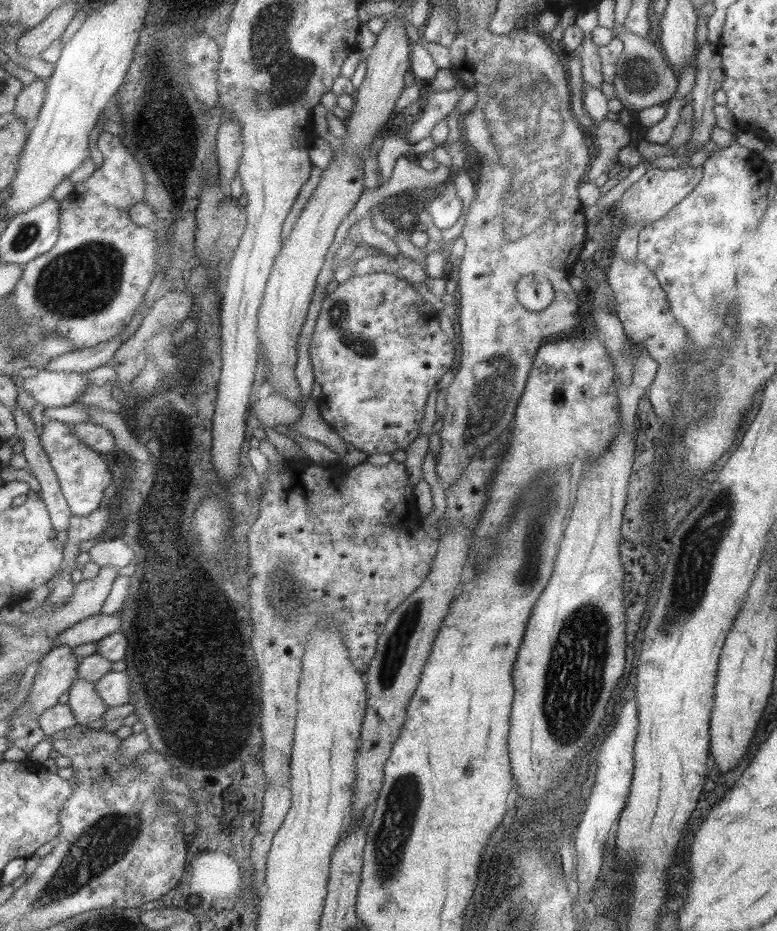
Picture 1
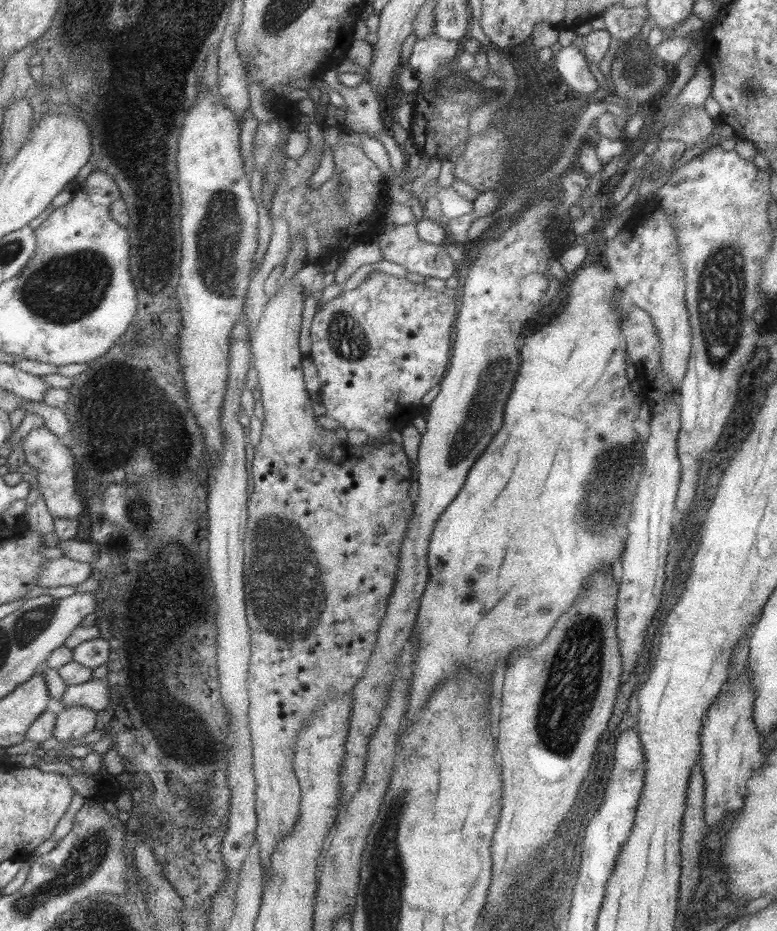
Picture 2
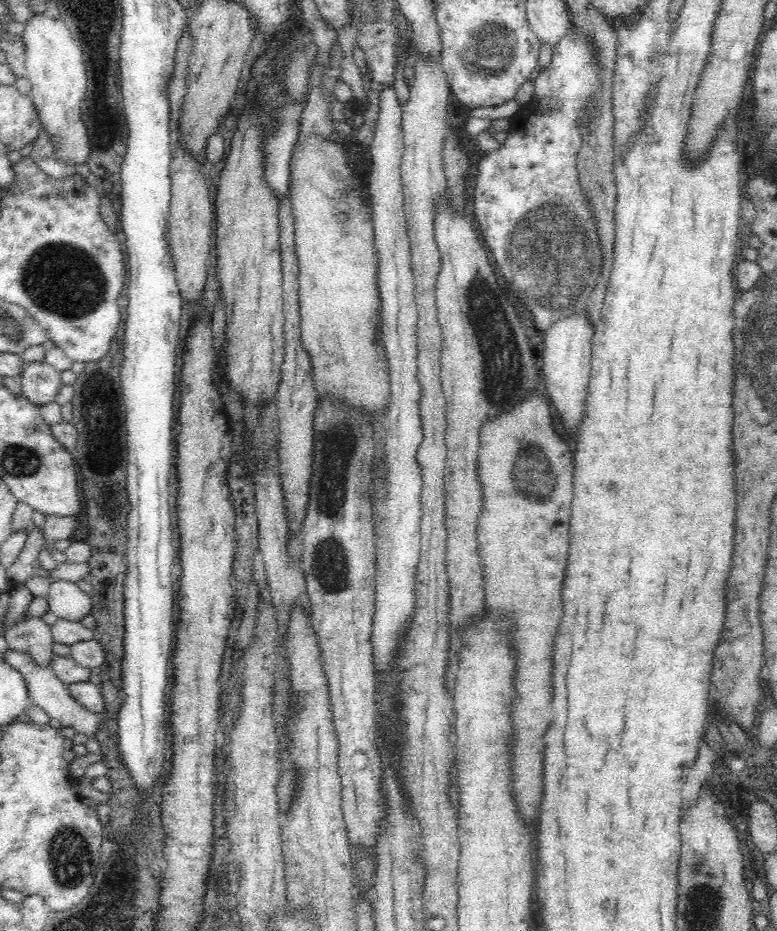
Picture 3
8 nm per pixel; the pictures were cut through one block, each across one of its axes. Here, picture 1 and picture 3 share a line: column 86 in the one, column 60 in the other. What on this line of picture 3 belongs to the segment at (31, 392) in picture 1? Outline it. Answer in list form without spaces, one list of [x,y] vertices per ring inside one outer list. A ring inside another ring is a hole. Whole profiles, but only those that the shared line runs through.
[[[23,361],[18,376],[21,392],[36,406],[52,402],[63,385],[60,373],[44,361]]]

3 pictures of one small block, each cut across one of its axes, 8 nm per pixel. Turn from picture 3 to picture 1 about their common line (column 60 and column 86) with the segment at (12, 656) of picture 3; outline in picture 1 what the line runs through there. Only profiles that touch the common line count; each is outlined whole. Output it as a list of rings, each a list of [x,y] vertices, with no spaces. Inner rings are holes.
[[[75,678],[68,689],[67,707],[75,717],[76,724],[95,722],[107,711],[107,707],[93,688],[94,682]]]

